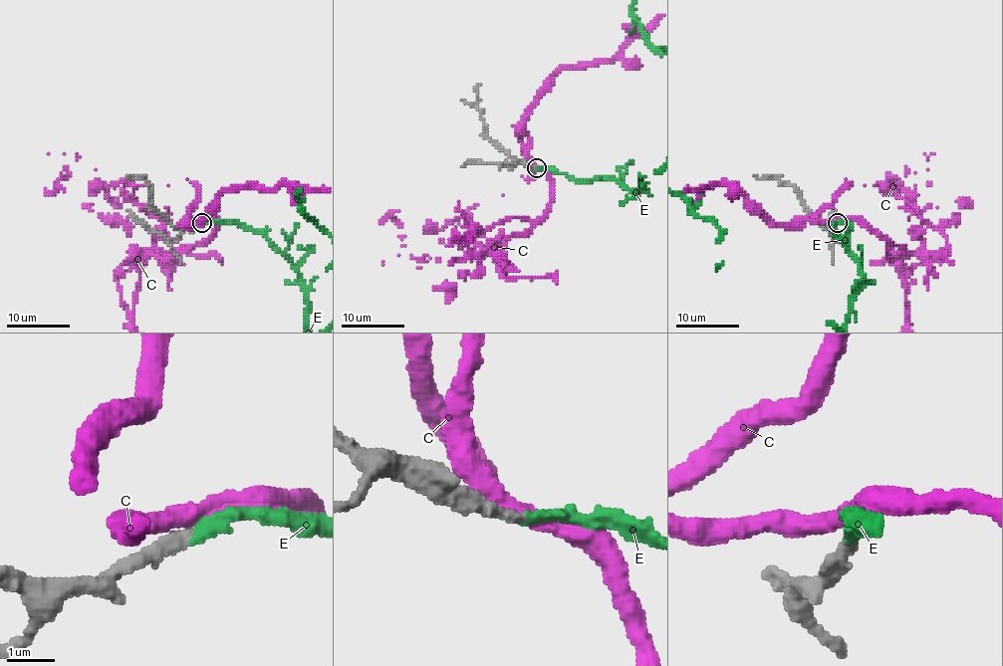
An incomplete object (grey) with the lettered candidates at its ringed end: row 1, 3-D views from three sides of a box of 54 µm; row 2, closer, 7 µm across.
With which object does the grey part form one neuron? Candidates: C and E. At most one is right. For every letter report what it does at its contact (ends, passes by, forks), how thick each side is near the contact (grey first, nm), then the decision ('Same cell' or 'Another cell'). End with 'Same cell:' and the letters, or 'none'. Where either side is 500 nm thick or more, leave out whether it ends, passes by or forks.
C: It passes by. Thickness 280 nm (grey) against 380 nm. Another cell
E: It ends there. Thickness 280 nm (grey) against 280 nm. Same cell
Same cell: E

